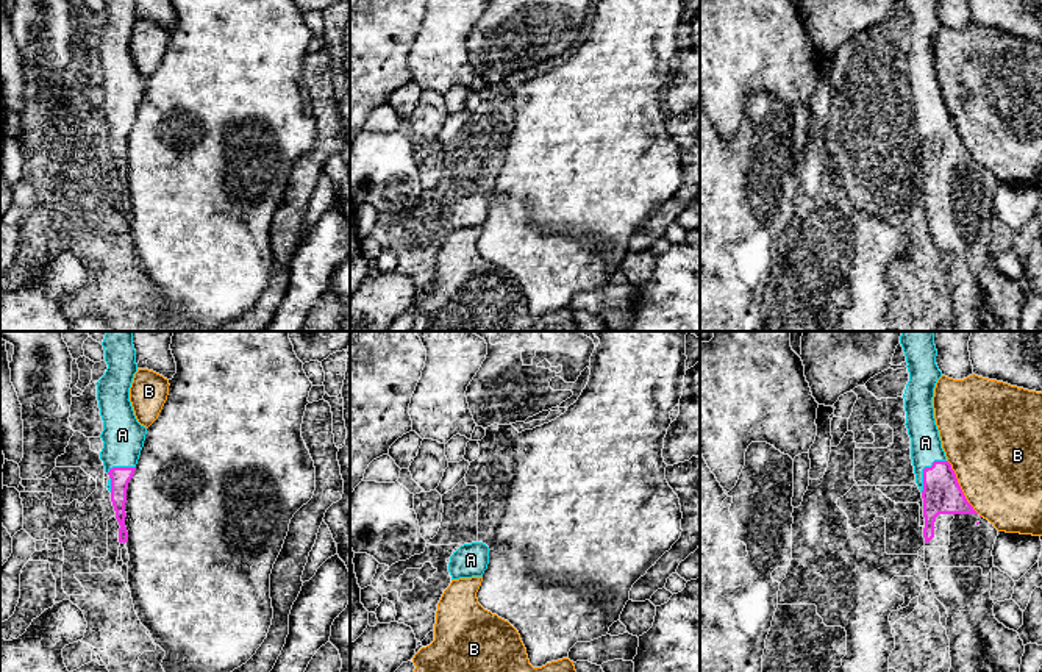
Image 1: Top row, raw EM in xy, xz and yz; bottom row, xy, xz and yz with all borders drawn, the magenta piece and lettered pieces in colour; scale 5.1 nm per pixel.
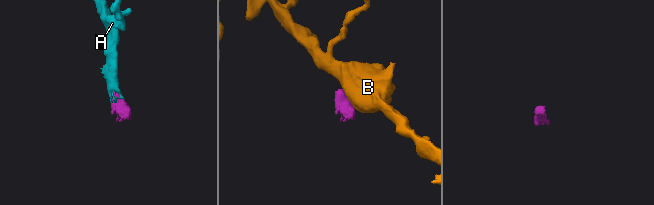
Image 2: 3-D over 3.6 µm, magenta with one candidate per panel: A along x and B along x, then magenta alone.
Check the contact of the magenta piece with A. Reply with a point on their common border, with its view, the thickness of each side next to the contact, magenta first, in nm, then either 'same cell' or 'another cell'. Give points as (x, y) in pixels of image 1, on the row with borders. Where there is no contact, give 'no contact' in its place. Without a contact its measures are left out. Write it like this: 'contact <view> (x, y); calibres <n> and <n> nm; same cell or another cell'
contact yz (924, 469); calibres 200 and 160 nm; same cell

